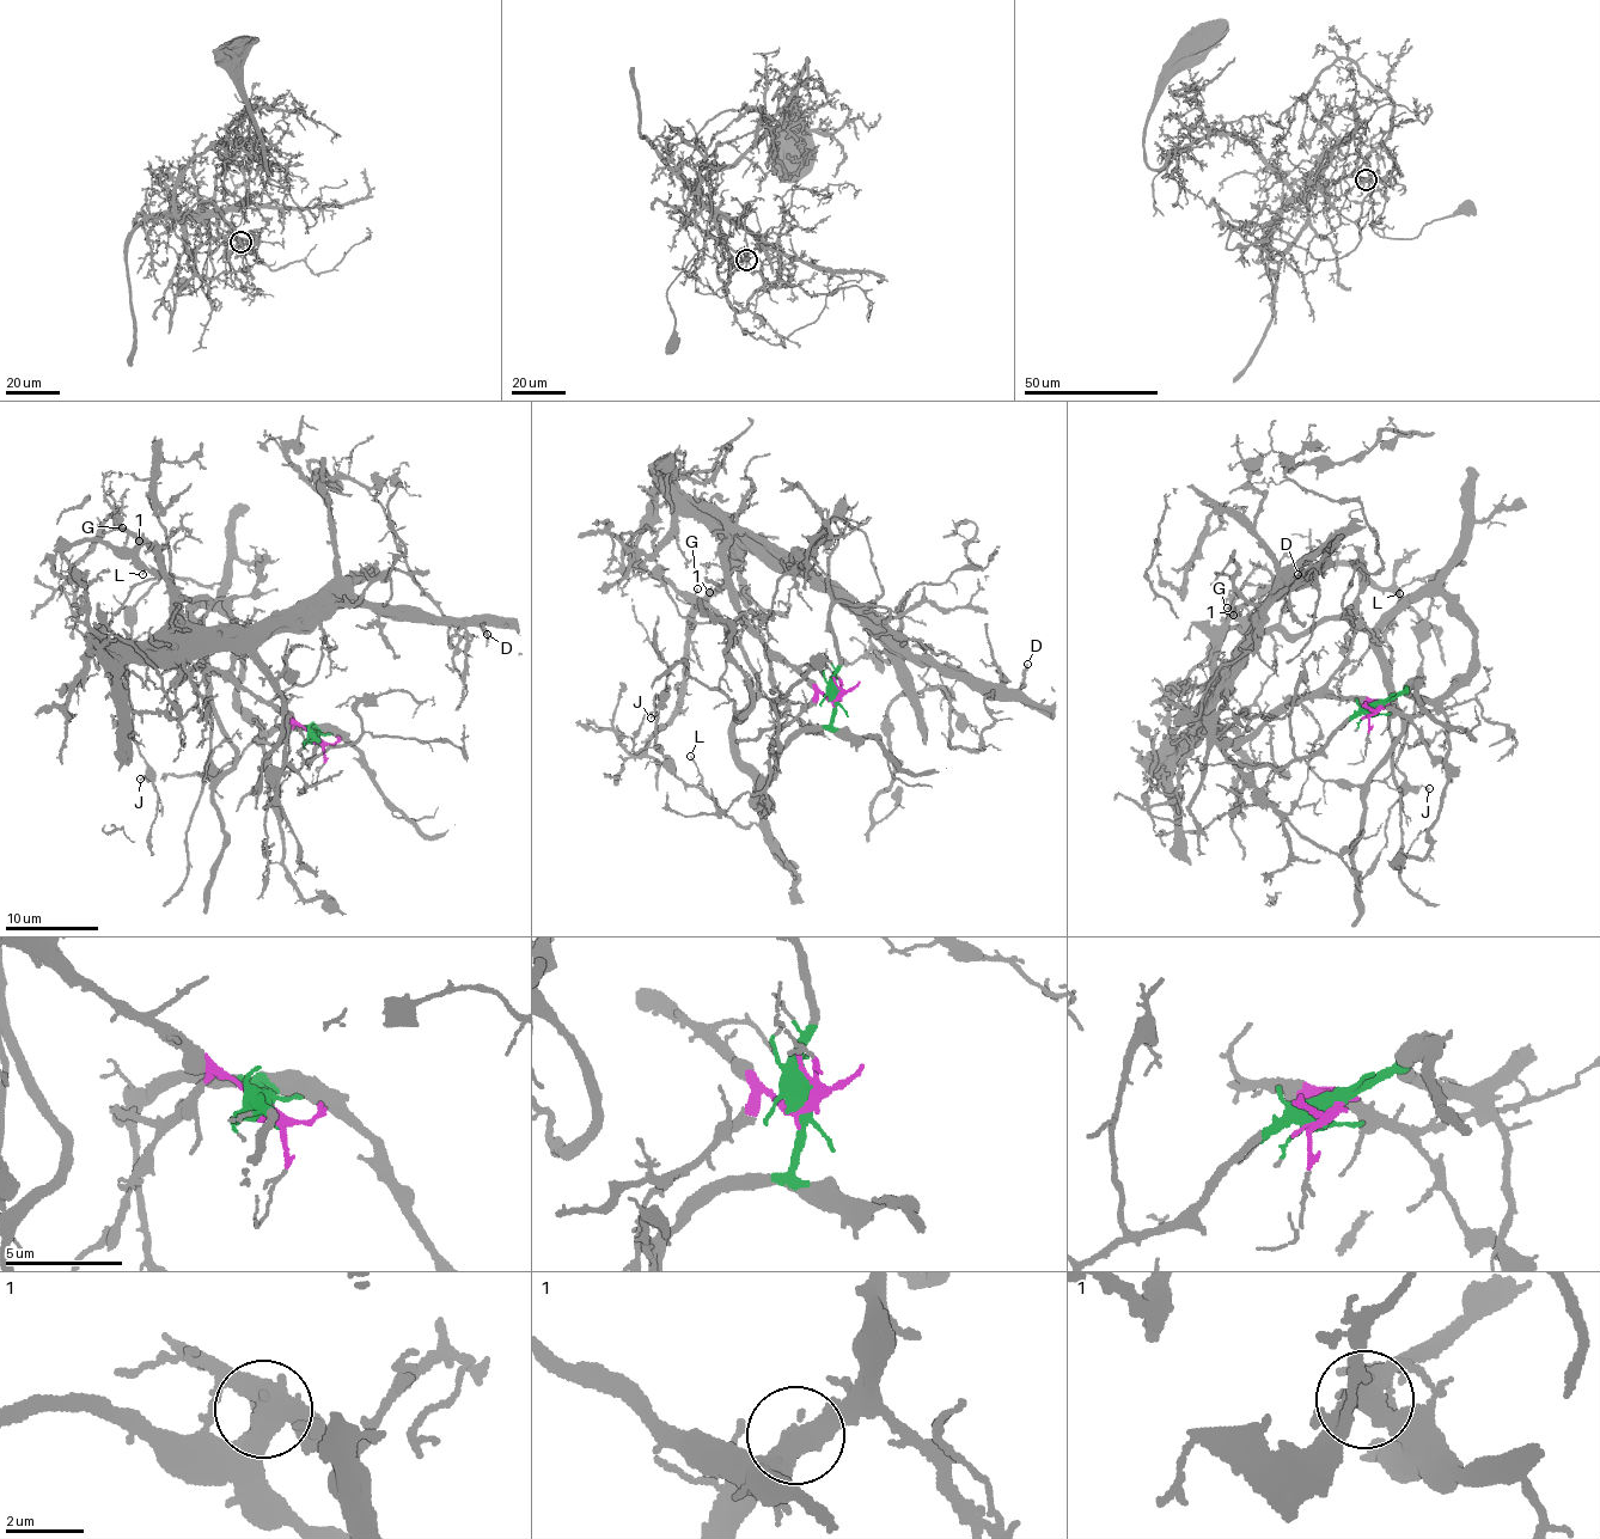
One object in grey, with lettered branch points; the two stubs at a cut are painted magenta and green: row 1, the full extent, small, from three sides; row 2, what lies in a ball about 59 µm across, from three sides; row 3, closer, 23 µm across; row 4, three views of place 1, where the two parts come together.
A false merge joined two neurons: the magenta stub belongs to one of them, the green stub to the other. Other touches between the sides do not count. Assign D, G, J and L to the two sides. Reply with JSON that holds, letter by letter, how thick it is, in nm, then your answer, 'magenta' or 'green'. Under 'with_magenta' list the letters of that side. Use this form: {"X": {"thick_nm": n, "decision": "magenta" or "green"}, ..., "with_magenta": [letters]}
{"D": {"thick_nm": 190, "decision": "magenta"}, "G": {"thick_nm": 140, "decision": "magenta"}, "J": {"thick_nm": 110, "decision": "green"}, "L": {"thick_nm": 120, "decision": "green"}, "with_magenta": ["D", "G"]}

